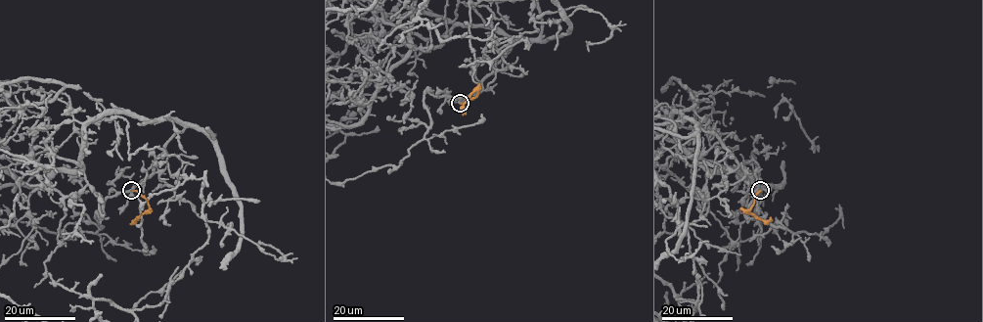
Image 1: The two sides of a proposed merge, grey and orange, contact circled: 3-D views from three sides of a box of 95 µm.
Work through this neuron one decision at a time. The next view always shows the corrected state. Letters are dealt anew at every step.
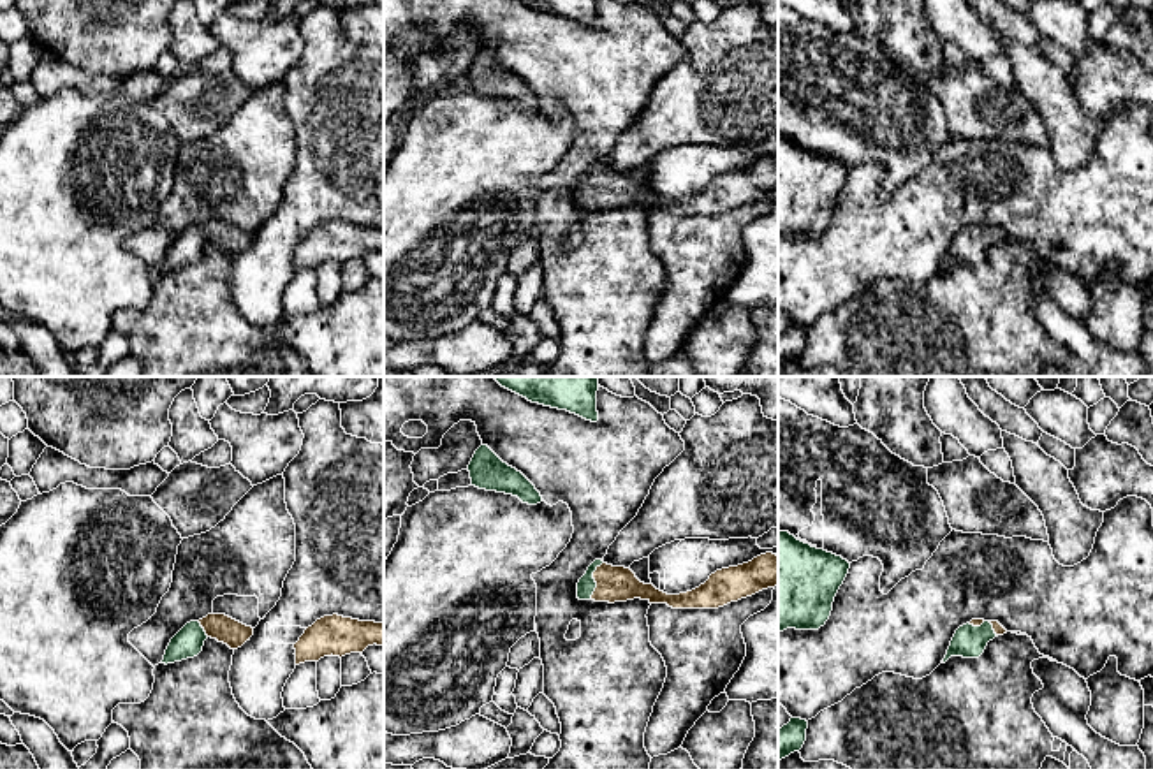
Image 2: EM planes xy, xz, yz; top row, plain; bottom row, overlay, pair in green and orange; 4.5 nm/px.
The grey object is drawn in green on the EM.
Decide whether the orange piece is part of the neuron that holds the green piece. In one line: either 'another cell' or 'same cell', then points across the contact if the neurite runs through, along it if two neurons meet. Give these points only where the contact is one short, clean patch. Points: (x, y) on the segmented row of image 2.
same cell | across xz (587, 585), (594, 579), (613, 583)

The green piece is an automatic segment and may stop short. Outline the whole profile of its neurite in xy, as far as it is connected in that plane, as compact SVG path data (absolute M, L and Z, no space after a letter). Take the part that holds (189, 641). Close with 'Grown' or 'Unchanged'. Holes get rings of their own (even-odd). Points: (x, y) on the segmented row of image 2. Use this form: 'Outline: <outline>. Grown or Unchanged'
Outline: M208 614L199 621L187 623L169 642L162 663L174 663L194 658L202 651L208 637L227 644L231 649L241 648L253 635L246 626L225 614Z. Grown

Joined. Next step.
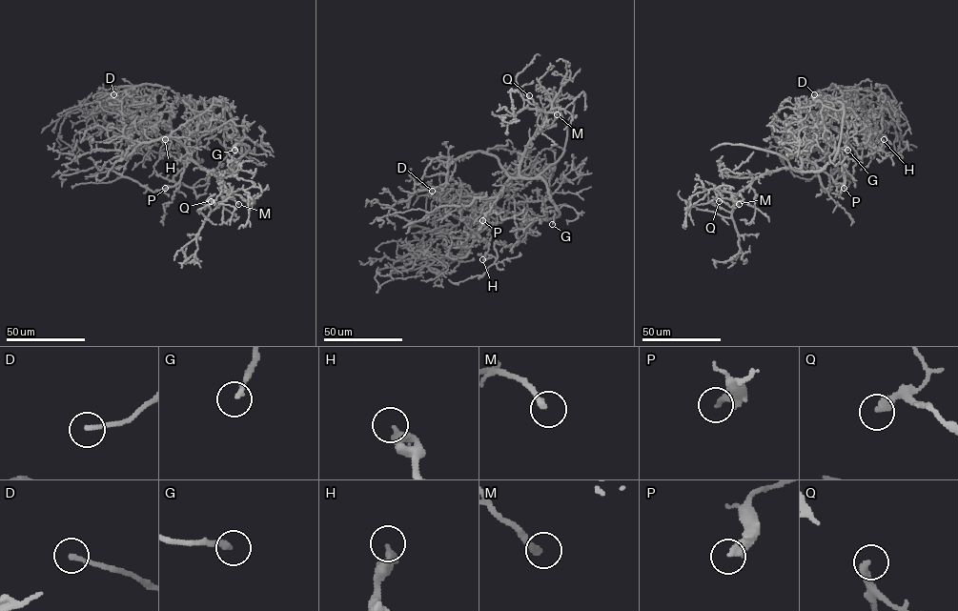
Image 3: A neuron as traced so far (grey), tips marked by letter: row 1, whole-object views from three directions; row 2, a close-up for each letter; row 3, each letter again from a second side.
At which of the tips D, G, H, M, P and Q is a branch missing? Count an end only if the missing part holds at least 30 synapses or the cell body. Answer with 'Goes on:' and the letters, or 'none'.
Goes on: G

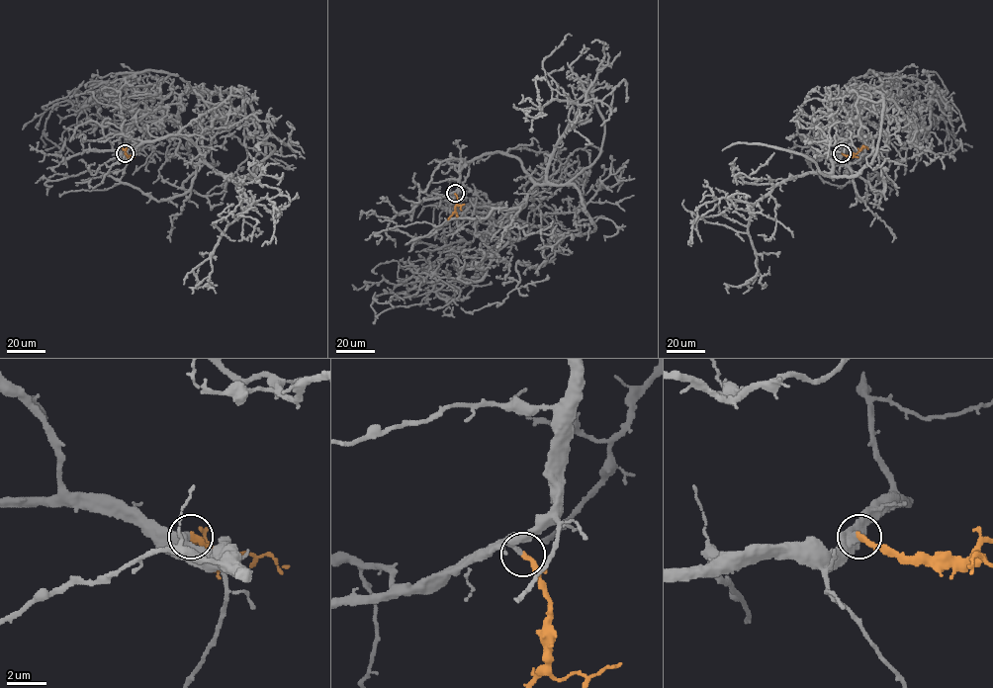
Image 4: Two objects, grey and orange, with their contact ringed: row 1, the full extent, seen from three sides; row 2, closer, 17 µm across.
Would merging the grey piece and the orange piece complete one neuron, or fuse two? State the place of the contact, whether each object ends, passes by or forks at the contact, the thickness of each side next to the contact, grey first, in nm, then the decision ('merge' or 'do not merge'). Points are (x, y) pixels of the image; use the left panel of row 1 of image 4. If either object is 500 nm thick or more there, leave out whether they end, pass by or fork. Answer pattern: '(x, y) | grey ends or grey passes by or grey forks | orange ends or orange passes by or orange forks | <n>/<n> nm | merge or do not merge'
(125, 153) | grey ends | orange ends | 300/280 nm | merge

